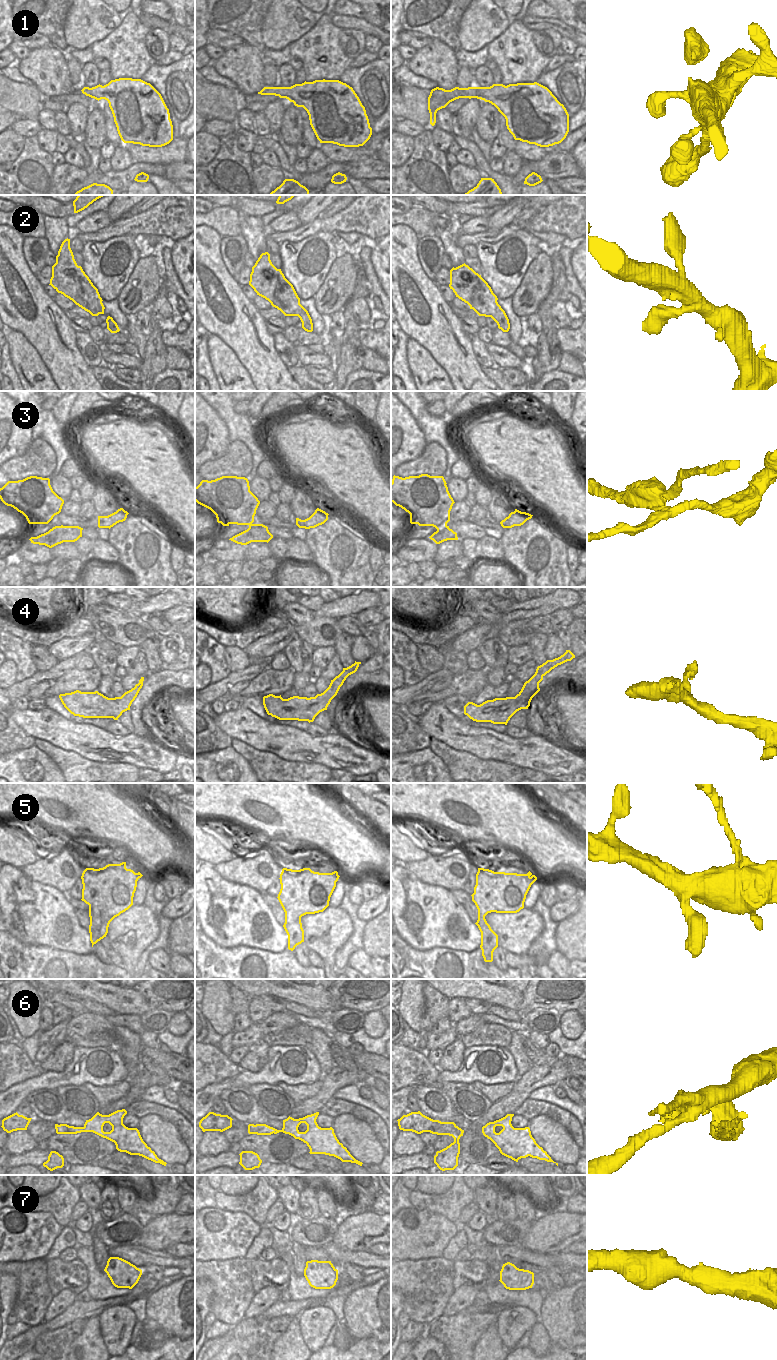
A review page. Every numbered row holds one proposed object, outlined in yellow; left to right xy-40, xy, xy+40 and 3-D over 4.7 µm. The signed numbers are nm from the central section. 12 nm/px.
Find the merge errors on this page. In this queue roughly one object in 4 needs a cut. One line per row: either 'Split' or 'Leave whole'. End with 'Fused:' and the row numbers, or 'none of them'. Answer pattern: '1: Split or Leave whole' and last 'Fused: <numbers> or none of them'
1: Leave whole
2: Leave whole
3: Split
4: Leave whole
5: Leave whole
6: Split
7: Leave whole
Fused: 3, 6

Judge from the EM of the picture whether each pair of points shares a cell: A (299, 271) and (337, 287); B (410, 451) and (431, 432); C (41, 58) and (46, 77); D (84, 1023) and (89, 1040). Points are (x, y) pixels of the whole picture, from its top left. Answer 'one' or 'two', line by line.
A: two
B: two
C: one
D: two

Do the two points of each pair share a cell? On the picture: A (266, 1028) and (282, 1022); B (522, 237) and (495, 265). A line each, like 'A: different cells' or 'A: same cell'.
A: same cell
B: same cell

